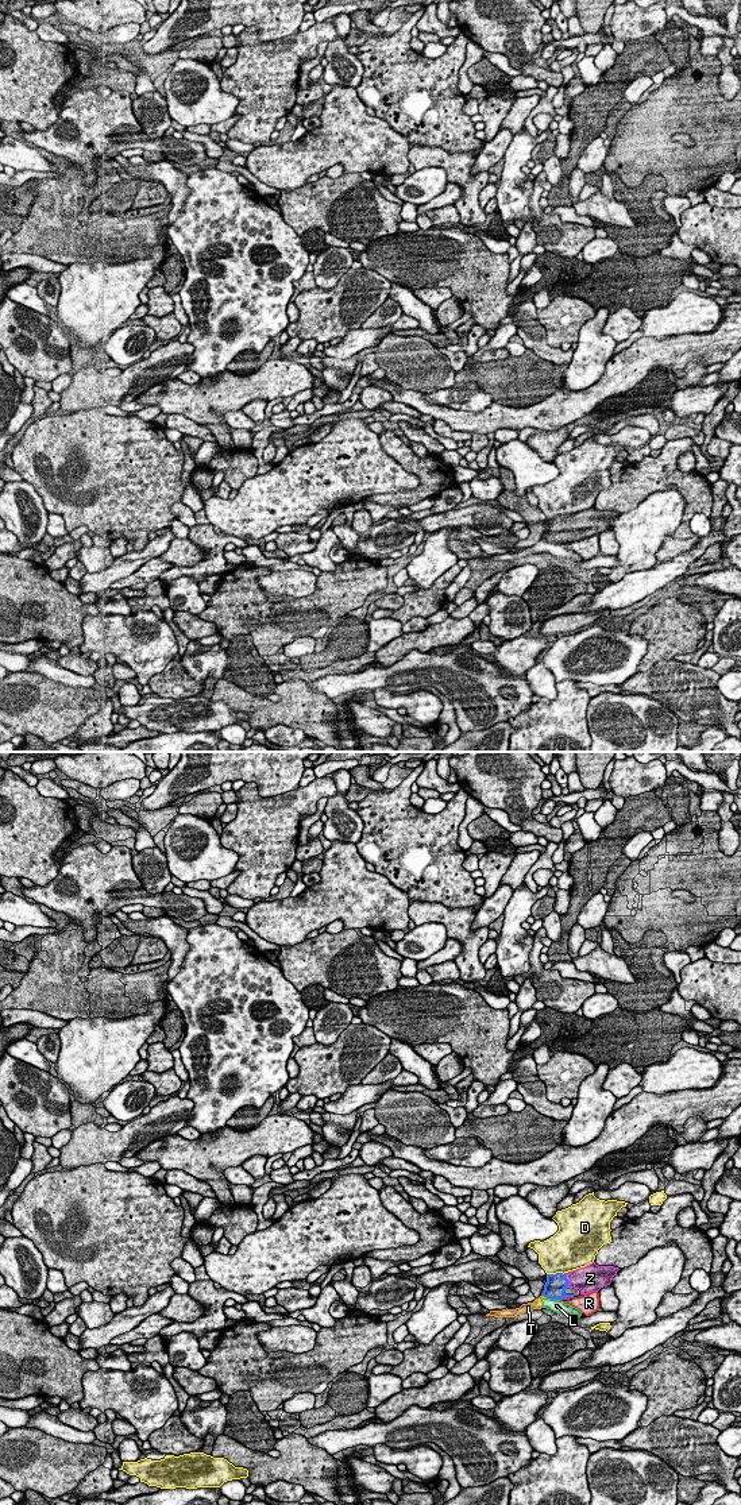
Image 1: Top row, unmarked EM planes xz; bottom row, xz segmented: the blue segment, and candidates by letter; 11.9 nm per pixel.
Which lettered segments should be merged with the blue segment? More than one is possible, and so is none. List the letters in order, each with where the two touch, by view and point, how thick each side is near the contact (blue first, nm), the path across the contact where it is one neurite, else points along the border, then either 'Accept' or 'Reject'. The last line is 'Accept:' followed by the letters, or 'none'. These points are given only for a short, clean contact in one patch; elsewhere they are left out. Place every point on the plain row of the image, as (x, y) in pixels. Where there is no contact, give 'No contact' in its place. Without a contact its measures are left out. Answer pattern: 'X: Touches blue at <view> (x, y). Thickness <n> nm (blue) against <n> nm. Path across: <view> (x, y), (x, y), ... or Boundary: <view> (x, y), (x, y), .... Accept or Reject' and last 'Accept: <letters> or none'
D: Touches blue at xz (556, 517). Thickness 260 nm (blue) against 480 nm. Reject
L: Touches blue at xz (554, 543). Thickness 260 nm (blue) against 160 nm. Boundary: xz (547, 541), (559, 544). Reject
R: Touches blue at xz (566, 541). Thickness 260 nm (blue) against 220 nm. Reject
T: Touches blue at xz (544, 540). Thickness 260 nm (blue) against 100 nm. Boundary: xz (541, 539), (547, 541). Reject
Z: Touches blue at xz (567, 524). Thickness 260 nm (blue) against 300 nm. Accept
Accept: Z

